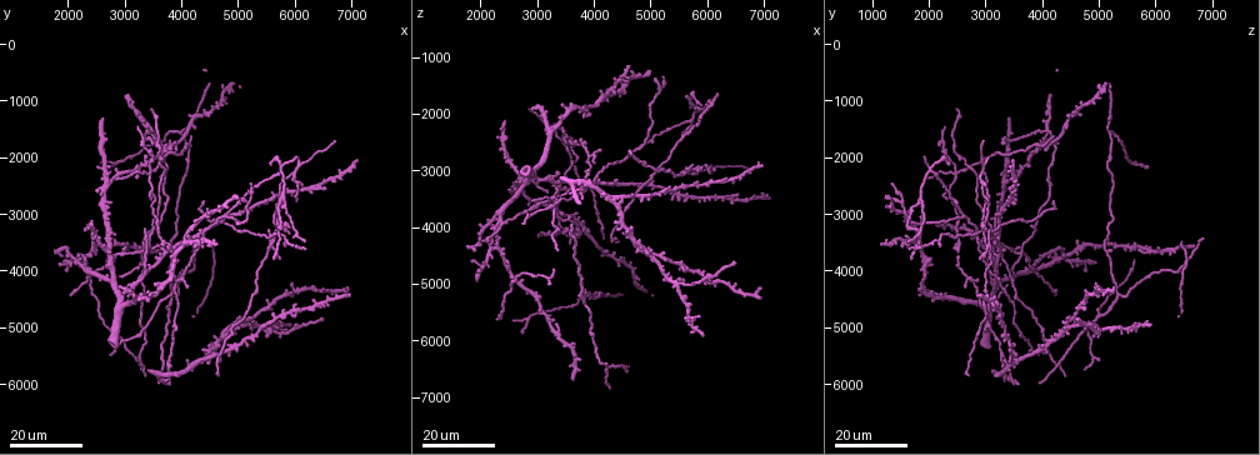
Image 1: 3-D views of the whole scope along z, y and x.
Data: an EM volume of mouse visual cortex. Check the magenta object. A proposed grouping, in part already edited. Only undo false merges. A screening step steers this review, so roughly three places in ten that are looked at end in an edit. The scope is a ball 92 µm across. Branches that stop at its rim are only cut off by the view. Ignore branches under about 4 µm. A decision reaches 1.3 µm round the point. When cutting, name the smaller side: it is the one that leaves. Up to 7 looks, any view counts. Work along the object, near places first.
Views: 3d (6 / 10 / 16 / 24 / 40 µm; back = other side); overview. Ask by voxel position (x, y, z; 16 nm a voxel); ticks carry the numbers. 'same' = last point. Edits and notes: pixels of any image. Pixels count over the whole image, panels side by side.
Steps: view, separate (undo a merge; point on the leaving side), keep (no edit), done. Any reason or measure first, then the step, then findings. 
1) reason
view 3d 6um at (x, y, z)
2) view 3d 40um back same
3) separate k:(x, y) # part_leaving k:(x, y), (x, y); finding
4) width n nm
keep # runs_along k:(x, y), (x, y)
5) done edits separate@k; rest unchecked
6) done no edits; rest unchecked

arms part here
view 3d 16um at (3800, 4450, 5400)

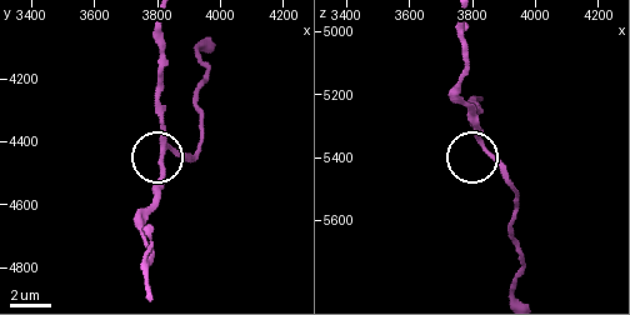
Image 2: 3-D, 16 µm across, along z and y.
view 3d 6um at (3830, 4410, 5340)

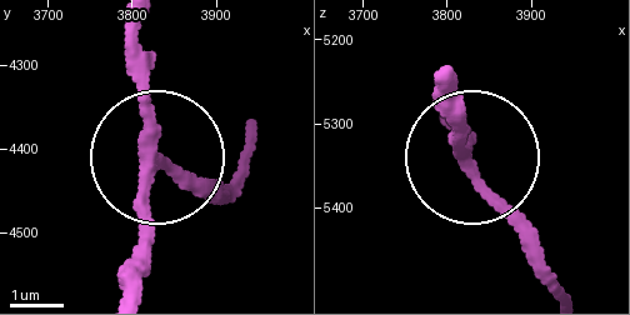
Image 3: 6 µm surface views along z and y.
width 240 nm
keep # runs_along 3:(130, 23), (153, 158), (144, 274); continuous, no second neuron

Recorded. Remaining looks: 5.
three arms meet
view 3d 24um at (4750, 2950, 2550)

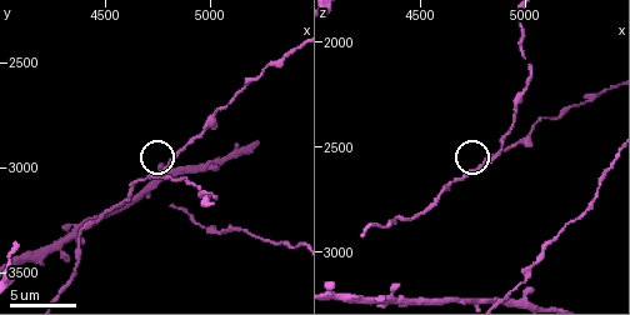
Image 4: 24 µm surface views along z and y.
view 3d 10um at (4780, 3020, 2600)

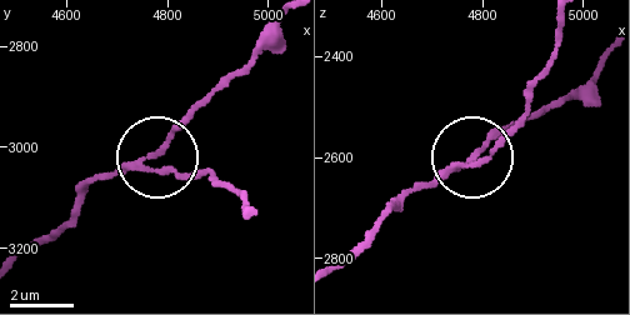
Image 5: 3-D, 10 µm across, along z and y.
arms 3
keep # all the same neuron

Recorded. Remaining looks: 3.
four-way junction
view 3d 16um at (5700, 2200, 2050)

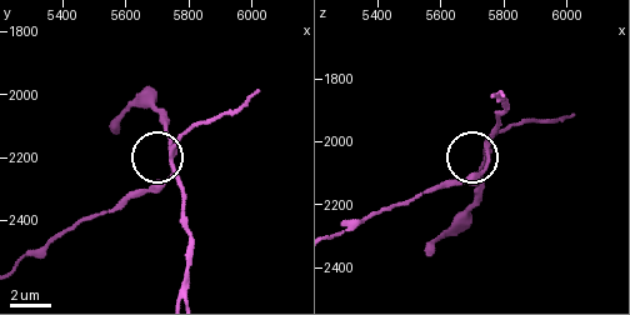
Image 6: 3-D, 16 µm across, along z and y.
view 3d 6um at (5760, 2230, 2010)

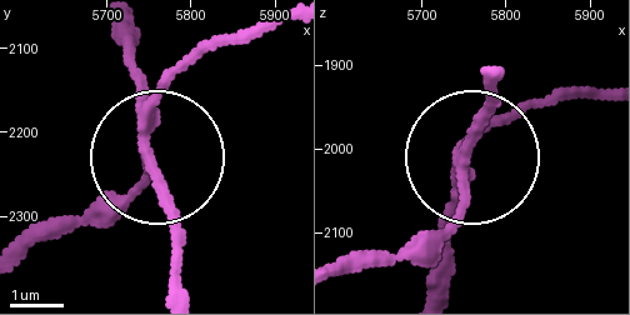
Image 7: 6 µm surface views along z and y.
side_arm 8 um
separate 7:(165, 204) # part_leaving 7:(149, 138), (180, 281); a second neuron is stuck on

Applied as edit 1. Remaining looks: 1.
done edits separate@7; rest unchecked

